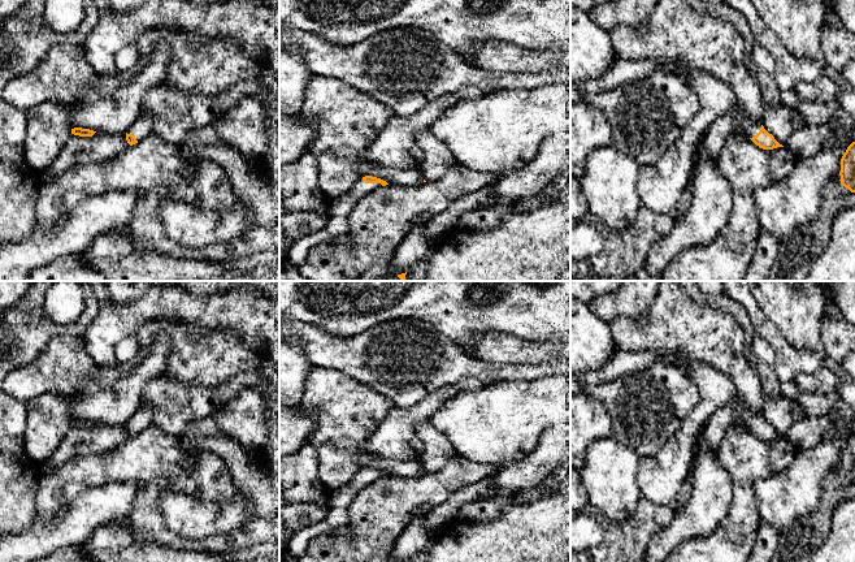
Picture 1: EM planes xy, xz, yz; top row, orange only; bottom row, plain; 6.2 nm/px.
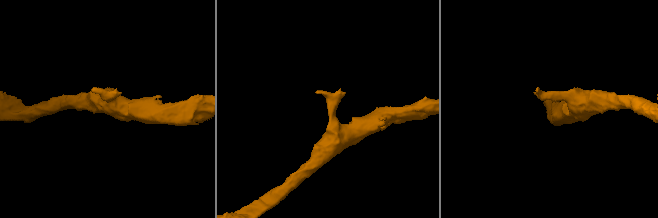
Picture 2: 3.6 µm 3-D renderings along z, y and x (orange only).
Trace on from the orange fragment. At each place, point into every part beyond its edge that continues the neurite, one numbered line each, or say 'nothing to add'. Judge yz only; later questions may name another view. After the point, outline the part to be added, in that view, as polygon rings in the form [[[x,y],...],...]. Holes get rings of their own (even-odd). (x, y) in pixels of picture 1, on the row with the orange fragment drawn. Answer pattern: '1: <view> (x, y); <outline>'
1: yz (736, 119); [[[735,103],[728,113],[711,125],[703,139],[703,150],[712,159],[717,159],[729,135],[741,130],[747,138],[752,138],[760,131],[760,127],[761,124],[752,121],[743,108]]]

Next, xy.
1: xy (142, 126); [[[139,114],[126,133],[133,134],[139,142],[152,133],[152,126],[153,121],[147,114]]]

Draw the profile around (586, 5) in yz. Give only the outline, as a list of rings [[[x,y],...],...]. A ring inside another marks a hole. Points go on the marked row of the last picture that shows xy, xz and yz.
[[[570,0],[570,7],[580,8],[586,13],[590,13],[590,10],[595,5],[604,3],[604,1],[609,1],[609,0]]]

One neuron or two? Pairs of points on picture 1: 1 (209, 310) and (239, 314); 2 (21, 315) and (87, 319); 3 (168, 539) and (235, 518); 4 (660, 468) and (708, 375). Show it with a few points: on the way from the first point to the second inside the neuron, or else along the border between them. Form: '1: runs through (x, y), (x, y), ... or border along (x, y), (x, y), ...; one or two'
1: runs through (217, 312), (231, 312); one
2: runs through (38, 329), (70, 329); one
3: border along (160, 511), (164, 524), (176, 534), (209, 536); two
4: runs through (680, 445), (708, 403), (708, 398); one

